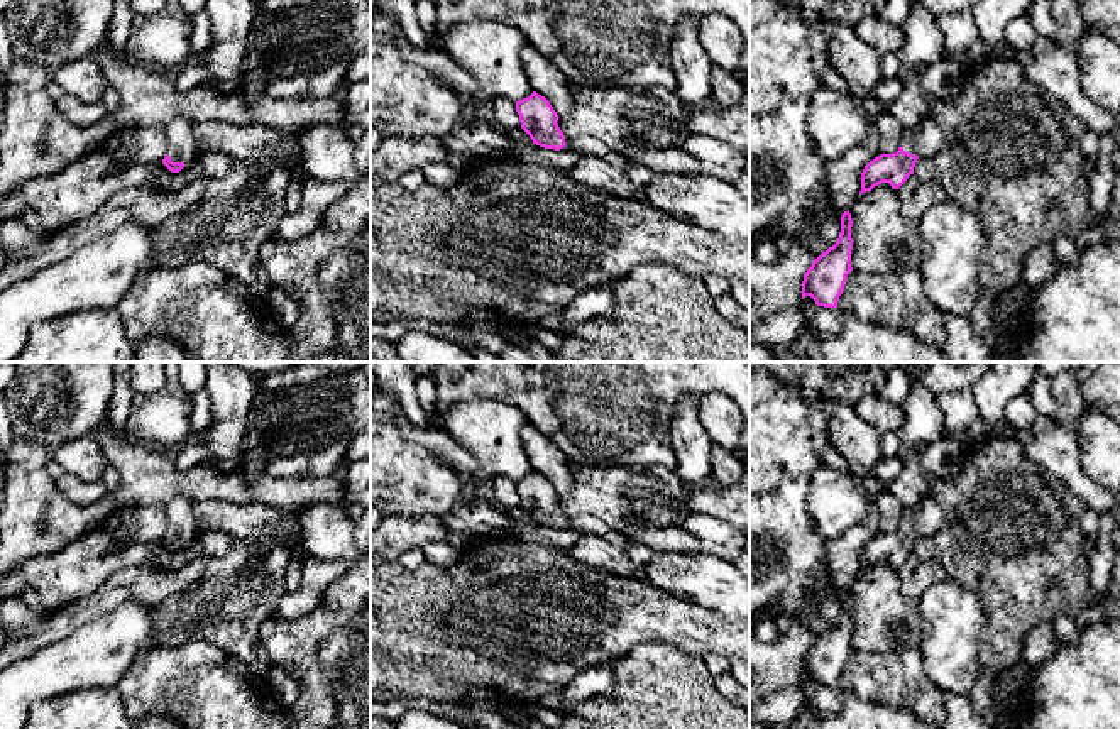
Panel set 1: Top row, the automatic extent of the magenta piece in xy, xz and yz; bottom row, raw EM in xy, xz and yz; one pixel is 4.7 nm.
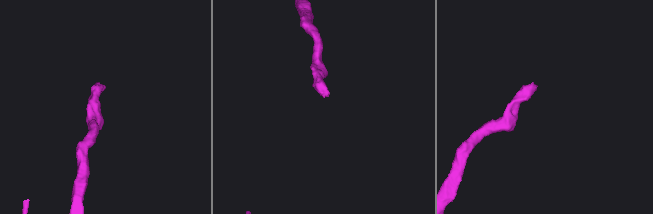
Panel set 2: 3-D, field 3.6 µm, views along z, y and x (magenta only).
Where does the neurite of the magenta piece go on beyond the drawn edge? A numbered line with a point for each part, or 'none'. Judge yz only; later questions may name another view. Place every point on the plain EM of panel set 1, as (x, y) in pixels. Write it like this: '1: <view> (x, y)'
1: yz (907, 516)

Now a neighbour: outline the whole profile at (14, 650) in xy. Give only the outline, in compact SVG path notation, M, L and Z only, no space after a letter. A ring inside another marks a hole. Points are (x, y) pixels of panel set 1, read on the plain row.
M201 556L179 572L167 572L156 565L118 570L107 578L95 594L54 611L39 633L19 639L10 638L0 650L0 671L30 656L39 648L64 639L78 628L98 619L125 600L134 599L147 606L164 602L167 597L196 582L203 575L206 565L208 558Z

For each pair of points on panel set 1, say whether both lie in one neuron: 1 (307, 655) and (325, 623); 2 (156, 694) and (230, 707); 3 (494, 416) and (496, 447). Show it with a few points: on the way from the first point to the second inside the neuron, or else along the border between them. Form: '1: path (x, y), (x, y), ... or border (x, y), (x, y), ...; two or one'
1: path (307, 646), (307, 641), (317, 631); one
2: path (175, 694), (212, 694); one
3: path (494, 423), (494, 440); one

